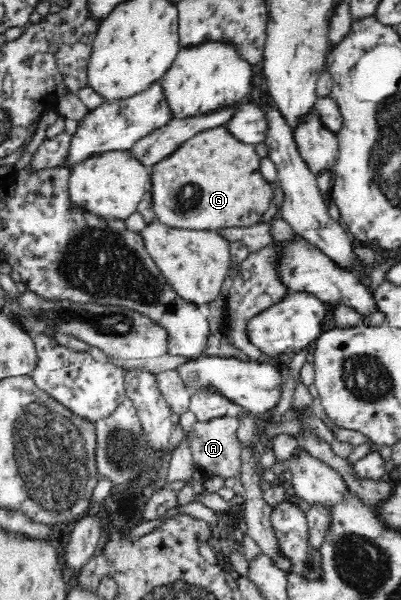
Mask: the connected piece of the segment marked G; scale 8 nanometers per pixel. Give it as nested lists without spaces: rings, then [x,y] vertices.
[[[226,125],[197,133],[151,169],[152,202],[156,218],[170,227],[199,231],[252,226],[262,221],[262,216],[270,208],[274,195],[278,199],[281,196],[278,183],[273,184],[262,175],[260,162],[262,158],[256,152],[256,145],[238,140]]]

